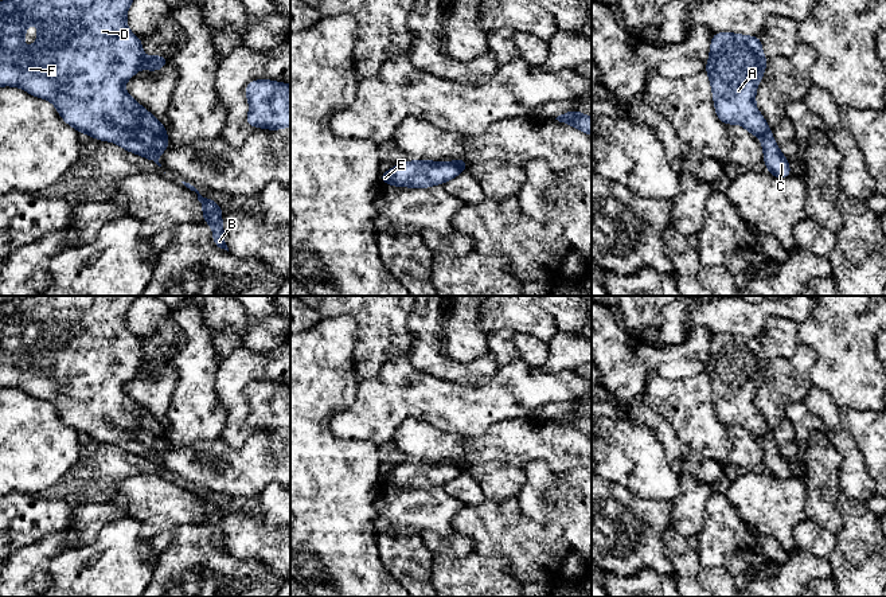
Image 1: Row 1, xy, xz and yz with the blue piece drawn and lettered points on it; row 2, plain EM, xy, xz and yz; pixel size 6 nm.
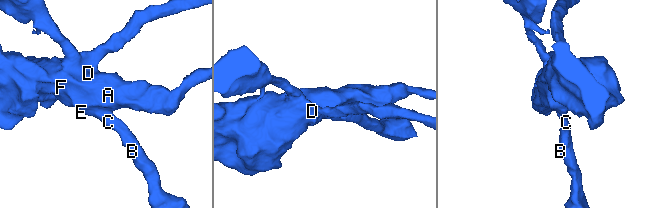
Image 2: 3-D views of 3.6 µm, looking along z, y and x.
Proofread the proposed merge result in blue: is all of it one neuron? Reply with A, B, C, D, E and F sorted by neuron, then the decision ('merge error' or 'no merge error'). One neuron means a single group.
groups A / B C D E F; merge error

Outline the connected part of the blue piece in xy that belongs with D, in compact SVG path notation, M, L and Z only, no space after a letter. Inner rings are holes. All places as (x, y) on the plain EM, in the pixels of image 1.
M23 296L20 298L8 300L0 304L0 389L15 387L26 391L28 395L39 399L44 399L55 406L56 413L61 415L63 422L71 429L77 430L78 434L90 436L93 440L99 442L116 444L128 453L140 456L148 461L155 463L159 468L159 459L169 448L167 437L157 437L147 430L137 428L136 413L138 403L133 401L125 393L125 383L134 378L140 370L143 358L143 343L140 339L132 335L126 325L126 313L137 296ZM30 324L35 324L39 329L38 342L32 348L24 348L22 342L26 339L26 331Z

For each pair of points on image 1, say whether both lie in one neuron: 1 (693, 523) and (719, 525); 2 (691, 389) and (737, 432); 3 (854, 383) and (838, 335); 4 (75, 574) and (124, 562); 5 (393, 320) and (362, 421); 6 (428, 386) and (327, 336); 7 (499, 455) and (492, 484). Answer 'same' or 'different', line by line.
1: different
2: different
3: same
4: same
5: different
6: different
7: different

